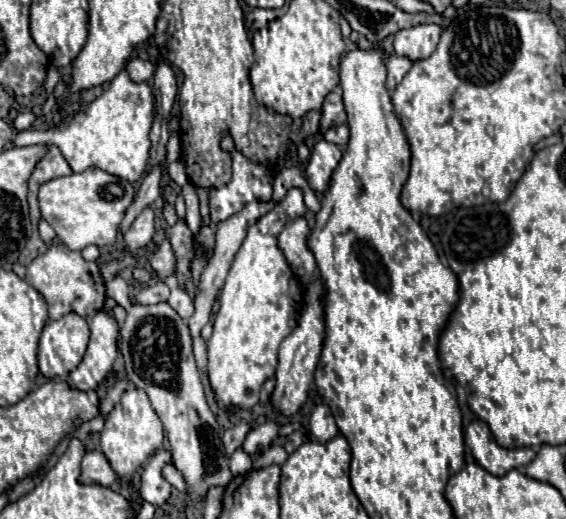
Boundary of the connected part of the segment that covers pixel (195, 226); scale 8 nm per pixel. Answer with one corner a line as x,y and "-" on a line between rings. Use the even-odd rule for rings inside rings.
188,182
188,184
182,186
182,194
184,194
184,200
186,200
186,222
188,222
190,230
196,236
198,230
200,230
200,226
202,226
200,210
198,210
198,194
196,194
196,188

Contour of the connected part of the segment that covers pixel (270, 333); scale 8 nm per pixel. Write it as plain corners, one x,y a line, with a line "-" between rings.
290,188
266,216
248,228
248,236
234,256
222,286
214,332
206,344
210,386
216,392
216,402
222,410
250,410
258,404
262,384
274,378
278,346
298,324
302,294
298,286
292,286
294,274
278,246
278,234
290,220
304,216
306,210
302,190

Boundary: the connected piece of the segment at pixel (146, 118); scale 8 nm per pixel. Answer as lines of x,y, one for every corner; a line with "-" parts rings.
120,70
118,76
104,88
104,92
82,108
74,120
60,130
22,130
14,136
14,146
30,144
54,144
62,150
74,172
82,172
90,166
96,166
108,174
120,176
128,182
136,182
144,176
148,166
150,152
150,128
154,122
154,96
152,88
142,82
136,84
130,80
126,70

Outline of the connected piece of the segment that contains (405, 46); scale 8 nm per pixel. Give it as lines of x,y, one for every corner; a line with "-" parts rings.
418,24
394,34
394,50
398,56
414,60
428,58
440,40
442,28
438,24

